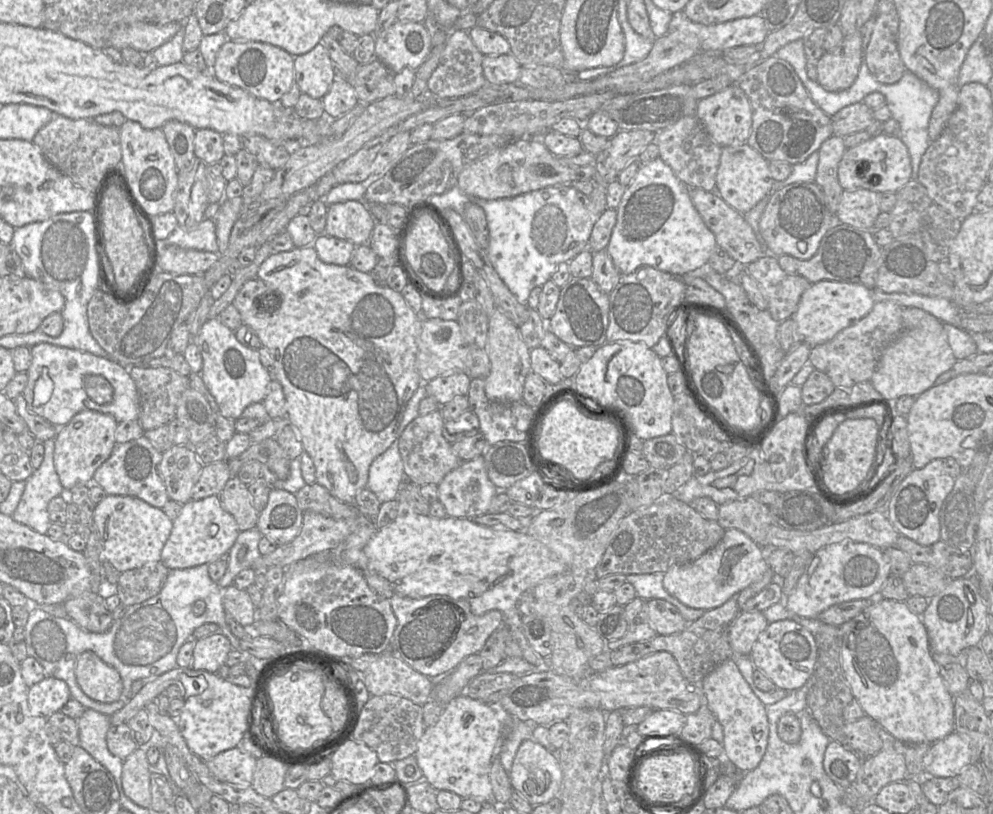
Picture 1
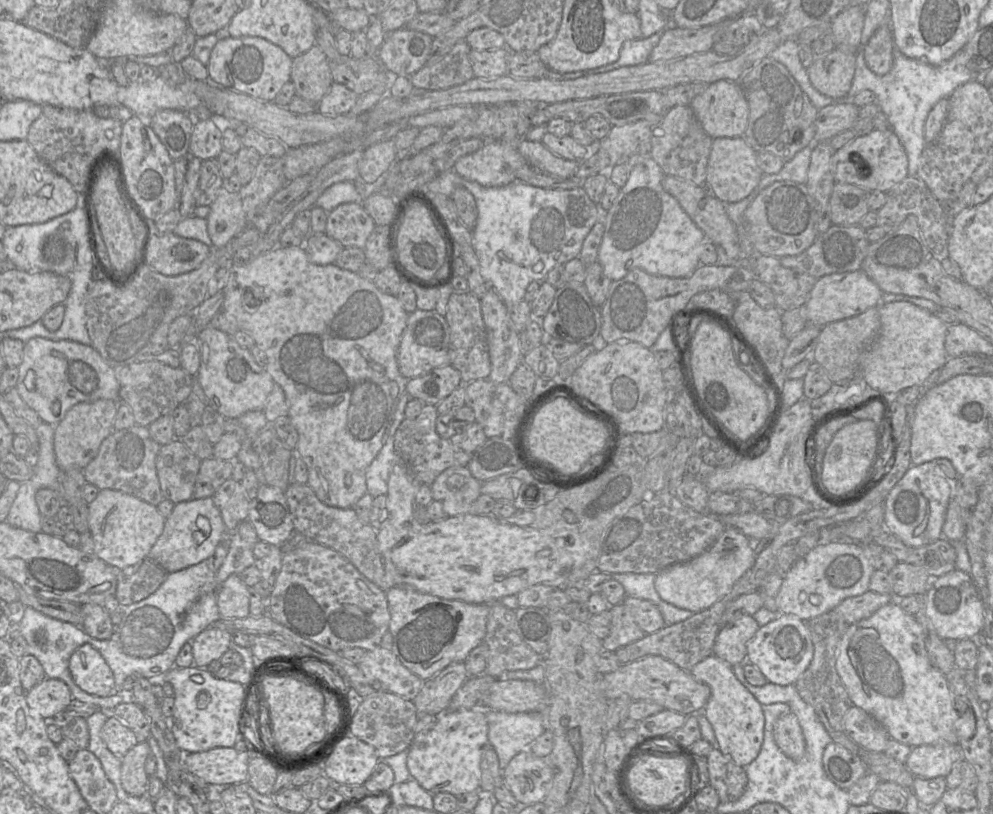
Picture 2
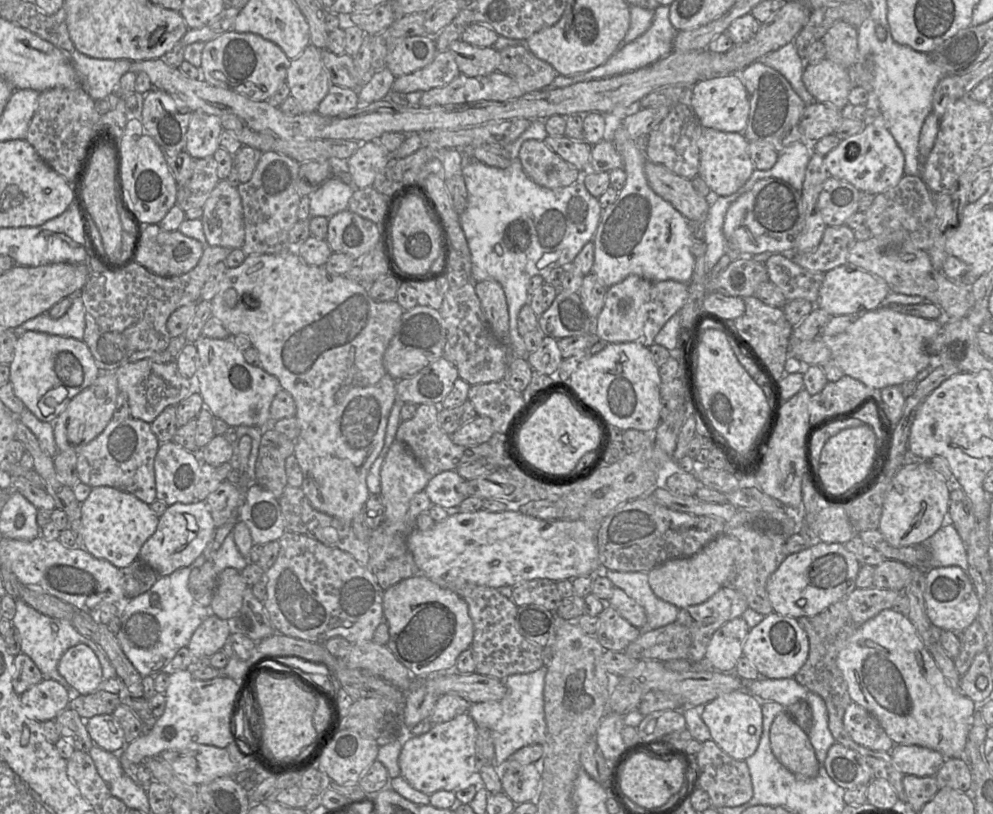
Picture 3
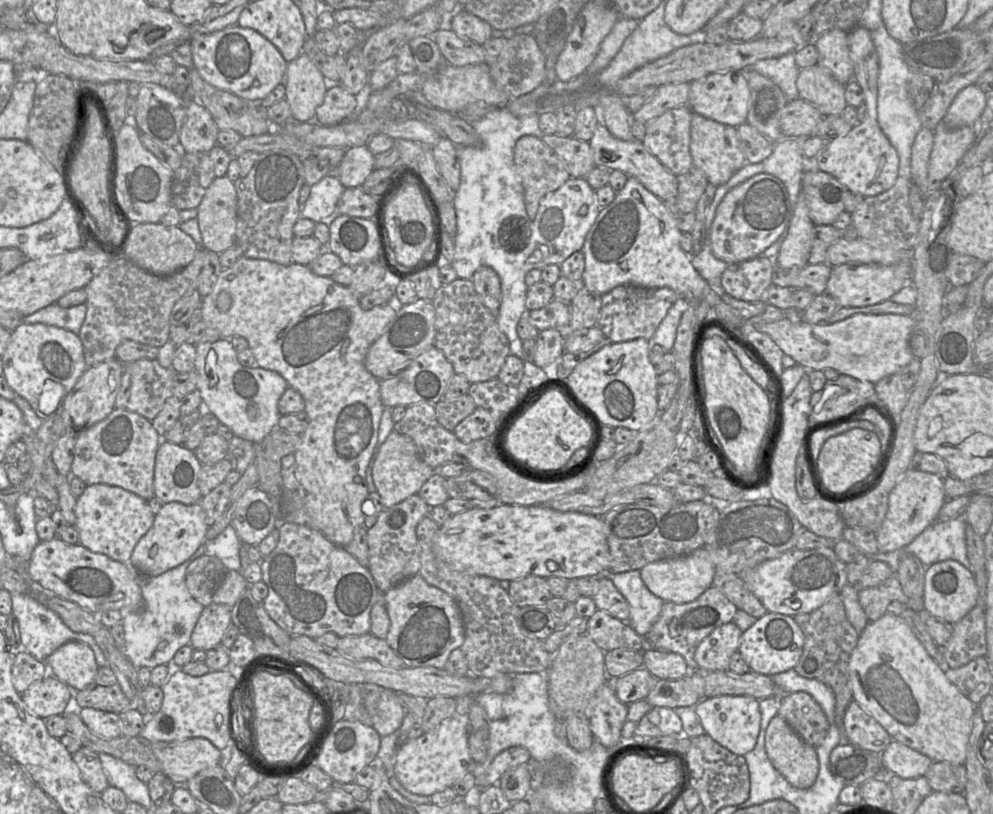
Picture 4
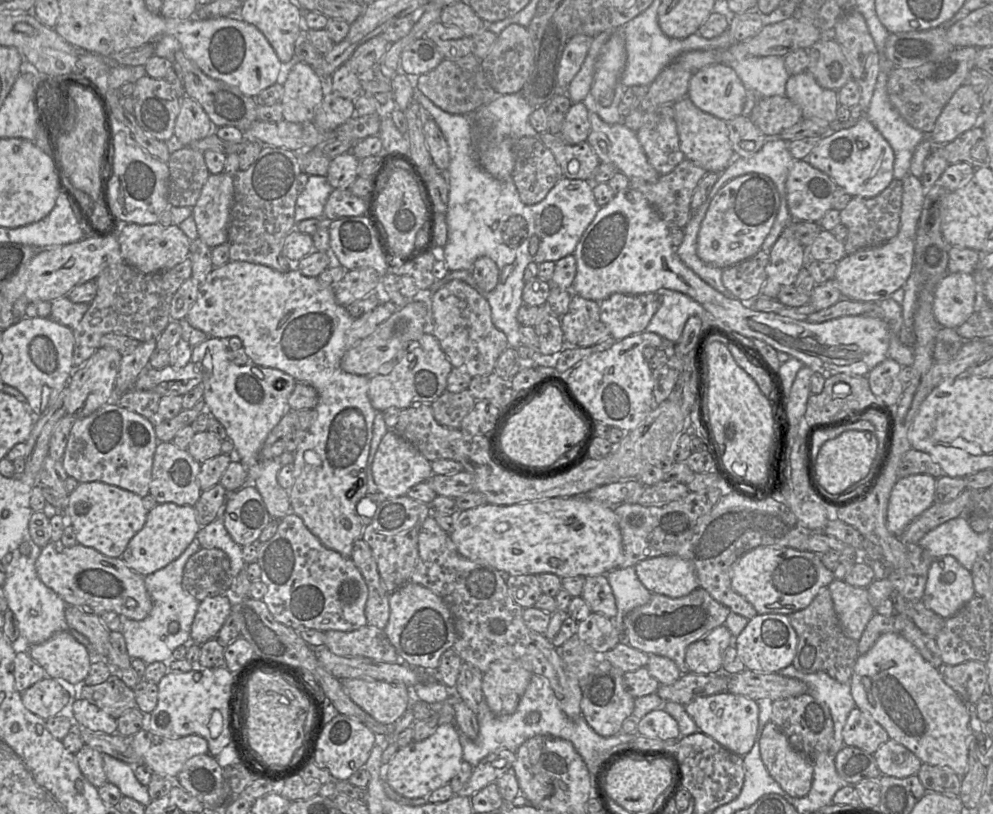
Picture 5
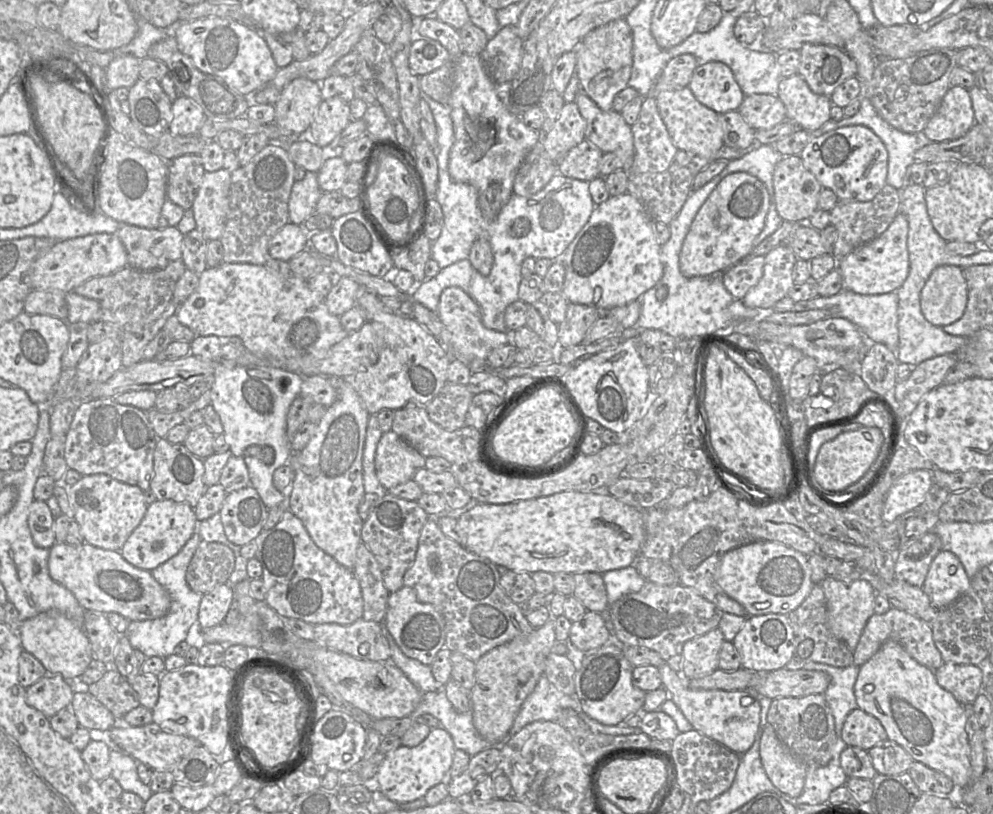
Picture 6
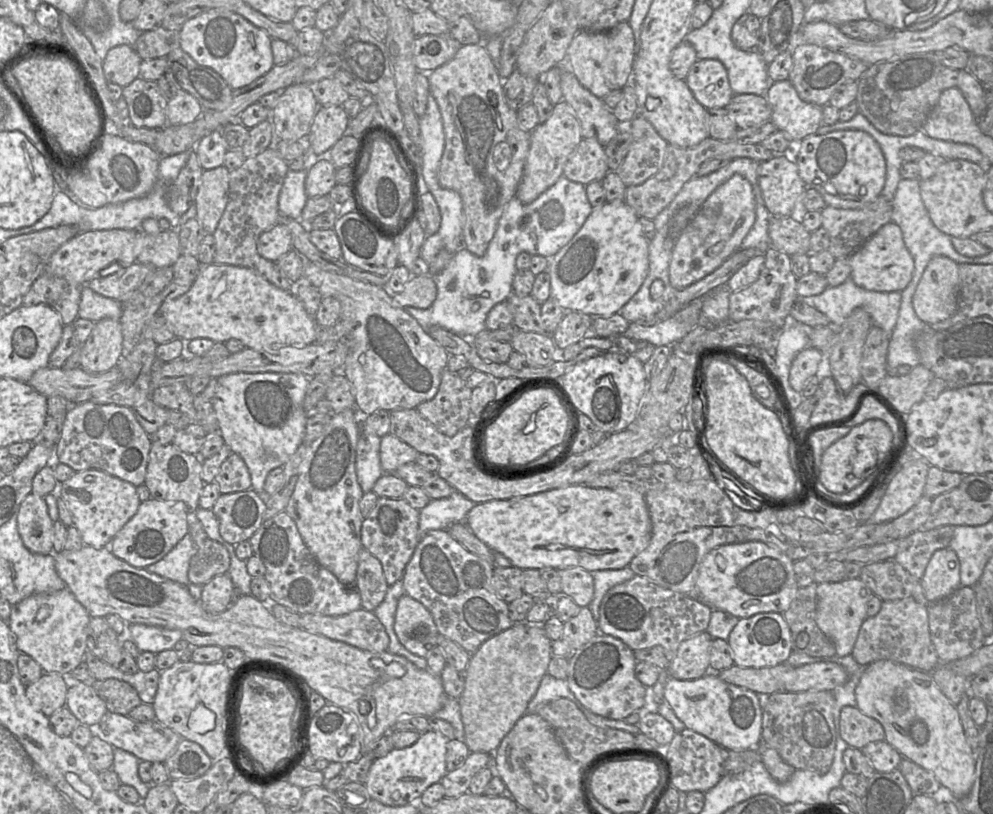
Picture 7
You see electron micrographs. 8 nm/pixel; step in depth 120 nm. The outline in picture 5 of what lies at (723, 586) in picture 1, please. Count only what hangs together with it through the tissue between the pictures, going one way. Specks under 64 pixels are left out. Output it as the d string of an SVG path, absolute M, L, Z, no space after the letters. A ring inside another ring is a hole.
M678 555L647 558L634 567L641 583L653 594L679 598L699 587L693 563Z

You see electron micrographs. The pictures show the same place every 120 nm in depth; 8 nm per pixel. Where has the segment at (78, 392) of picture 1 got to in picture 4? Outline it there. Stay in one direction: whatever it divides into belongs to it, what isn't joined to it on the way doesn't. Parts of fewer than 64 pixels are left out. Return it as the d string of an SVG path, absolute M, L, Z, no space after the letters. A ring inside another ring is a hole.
M41 323L20 324L15 328L1 360L3 376L10 388L27 400L42 420L54 415L87 369L79 336L66 329Z

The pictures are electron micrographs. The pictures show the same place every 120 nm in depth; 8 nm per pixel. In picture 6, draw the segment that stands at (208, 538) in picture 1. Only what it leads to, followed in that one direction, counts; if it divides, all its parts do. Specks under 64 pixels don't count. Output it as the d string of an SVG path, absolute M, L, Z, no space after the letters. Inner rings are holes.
M155 500L147 506L140 524L119 549L119 553L133 566L151 571L175 556L191 538L197 518L194 509L173 500Z

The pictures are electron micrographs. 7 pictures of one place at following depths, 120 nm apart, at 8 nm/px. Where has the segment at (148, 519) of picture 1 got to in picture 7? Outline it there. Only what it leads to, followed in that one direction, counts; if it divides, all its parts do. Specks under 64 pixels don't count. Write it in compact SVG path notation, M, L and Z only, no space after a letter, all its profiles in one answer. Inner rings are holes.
M87 469L74 472L59 484L56 493L63 498L84 545L103 548L109 547L115 535L136 514L141 503L136 488L102 470Z

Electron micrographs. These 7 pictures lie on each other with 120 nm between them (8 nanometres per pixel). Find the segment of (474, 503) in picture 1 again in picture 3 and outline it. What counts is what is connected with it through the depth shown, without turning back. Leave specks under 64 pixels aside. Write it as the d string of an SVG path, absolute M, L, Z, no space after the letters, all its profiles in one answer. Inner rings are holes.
M443 471L430 478L424 491L432 504L448 511L457 510L466 498L461 493L461 483L464 480L456 471Z

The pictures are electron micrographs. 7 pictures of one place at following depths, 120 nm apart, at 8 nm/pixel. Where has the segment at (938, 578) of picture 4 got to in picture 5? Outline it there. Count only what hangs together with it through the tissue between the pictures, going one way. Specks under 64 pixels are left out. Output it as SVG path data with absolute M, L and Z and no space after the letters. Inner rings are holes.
M953 556L935 558L931 563L923 604L943 619L956 614L975 596L971 571Z

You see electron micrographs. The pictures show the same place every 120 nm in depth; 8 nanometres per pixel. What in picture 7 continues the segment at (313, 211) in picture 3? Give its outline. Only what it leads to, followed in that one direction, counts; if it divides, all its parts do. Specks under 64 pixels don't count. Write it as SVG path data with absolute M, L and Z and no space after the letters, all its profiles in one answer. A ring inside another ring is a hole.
M308 169L288 170L278 197L278 209L282 217L300 220L308 196L305 193L305 179Z

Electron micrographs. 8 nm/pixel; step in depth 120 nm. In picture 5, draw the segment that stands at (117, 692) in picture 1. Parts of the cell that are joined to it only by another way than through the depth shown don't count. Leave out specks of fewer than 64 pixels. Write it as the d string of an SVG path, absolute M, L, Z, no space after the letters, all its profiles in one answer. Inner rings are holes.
M69 631L54 634L48 640L30 644L28 653L45 670L46 677L80 686L94 661L92 653Z

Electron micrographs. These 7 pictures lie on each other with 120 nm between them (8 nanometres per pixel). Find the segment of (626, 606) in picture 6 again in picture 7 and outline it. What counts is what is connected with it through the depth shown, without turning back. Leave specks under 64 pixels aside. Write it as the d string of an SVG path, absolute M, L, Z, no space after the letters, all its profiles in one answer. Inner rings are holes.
M635 575L611 588L603 597L597 622L599 632L616 637L633 651L662 646L671 662L680 643L707 629L712 608L699 599L664 588L648 578Z

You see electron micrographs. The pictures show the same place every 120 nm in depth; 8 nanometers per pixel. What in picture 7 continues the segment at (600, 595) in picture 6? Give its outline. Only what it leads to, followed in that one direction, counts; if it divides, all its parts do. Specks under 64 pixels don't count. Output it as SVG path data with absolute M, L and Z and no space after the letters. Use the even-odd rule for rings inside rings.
M581 567L559 570L562 593L569 596L579 607L588 607L594 596L594 579L591 572Z

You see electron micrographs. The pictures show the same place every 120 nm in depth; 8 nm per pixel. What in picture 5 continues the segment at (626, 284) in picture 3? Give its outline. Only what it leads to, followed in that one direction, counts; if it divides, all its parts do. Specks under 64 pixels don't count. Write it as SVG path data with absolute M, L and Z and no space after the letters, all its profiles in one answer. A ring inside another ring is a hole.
M614 293L599 302L600 321L608 327L610 336L618 341L625 337L645 331L659 305L660 295L658 293L639 295Z

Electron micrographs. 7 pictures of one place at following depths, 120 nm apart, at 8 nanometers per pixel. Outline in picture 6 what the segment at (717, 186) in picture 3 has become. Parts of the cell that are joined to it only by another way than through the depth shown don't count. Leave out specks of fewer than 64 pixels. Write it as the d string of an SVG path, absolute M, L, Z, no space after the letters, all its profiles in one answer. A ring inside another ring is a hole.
M689 87L659 92L655 95L655 100L659 114L678 150L711 158L724 146L719 114L698 102Z

